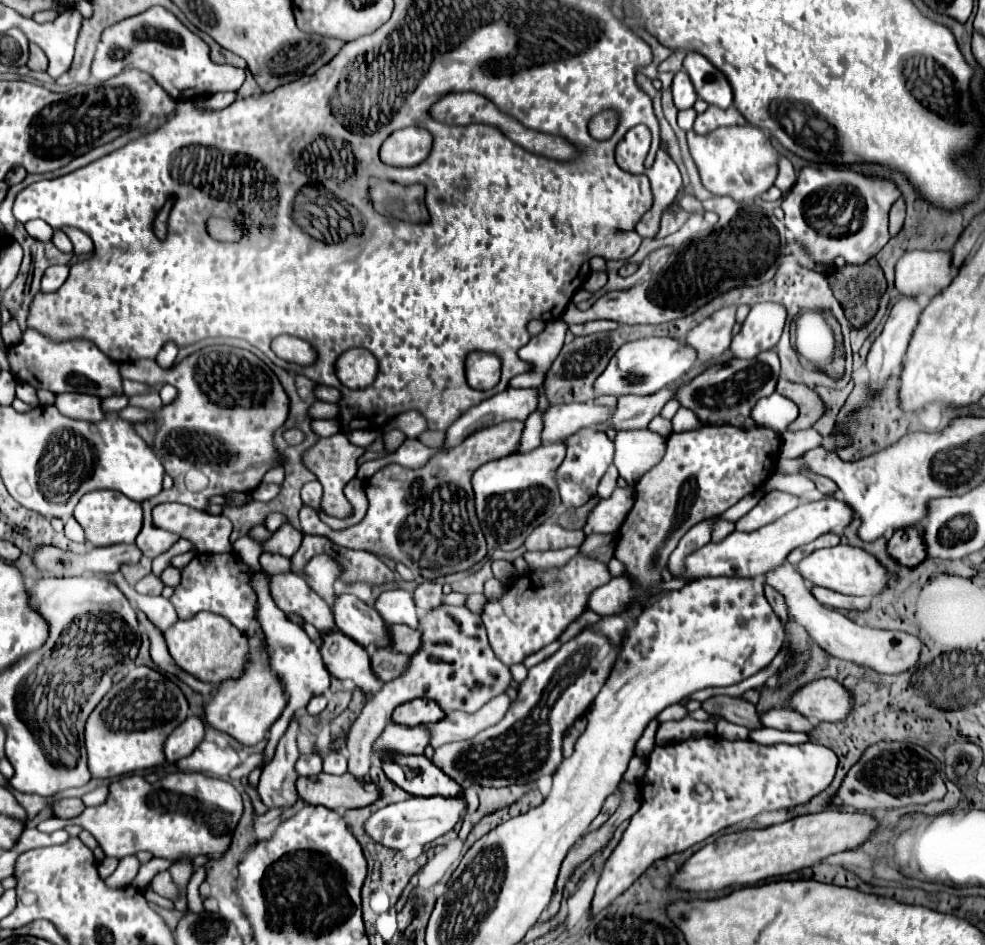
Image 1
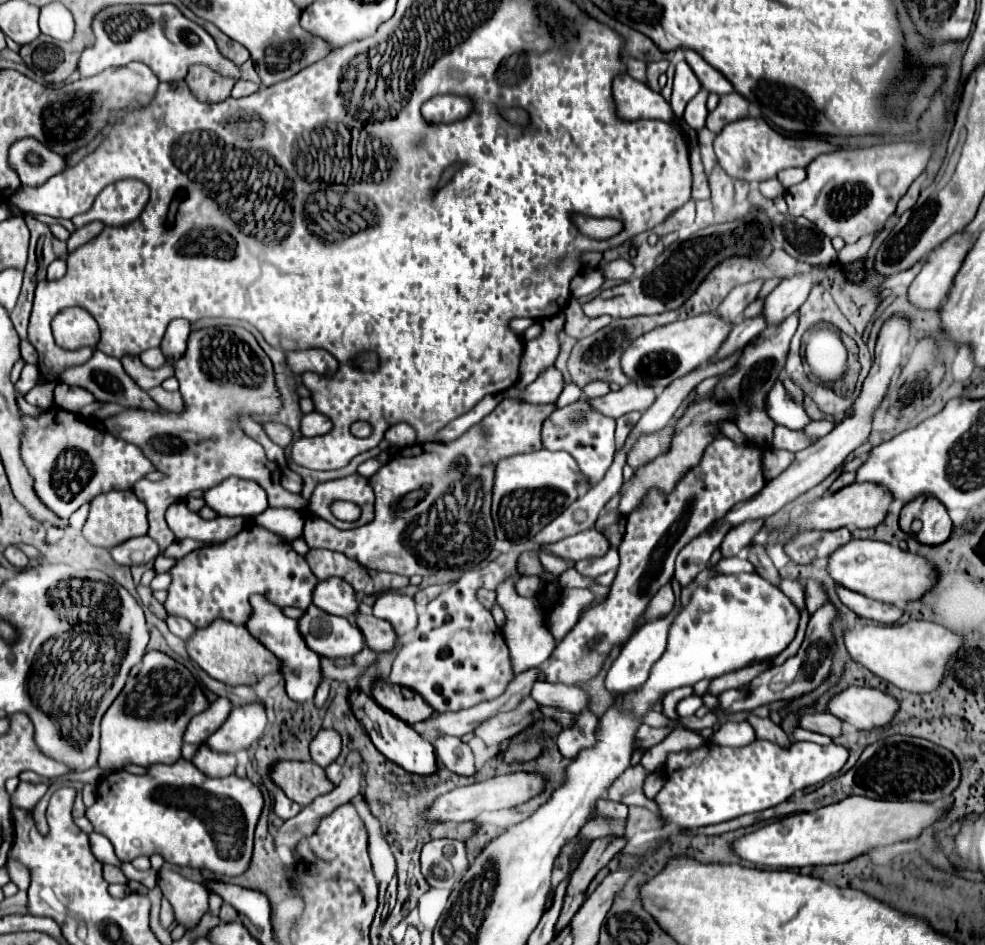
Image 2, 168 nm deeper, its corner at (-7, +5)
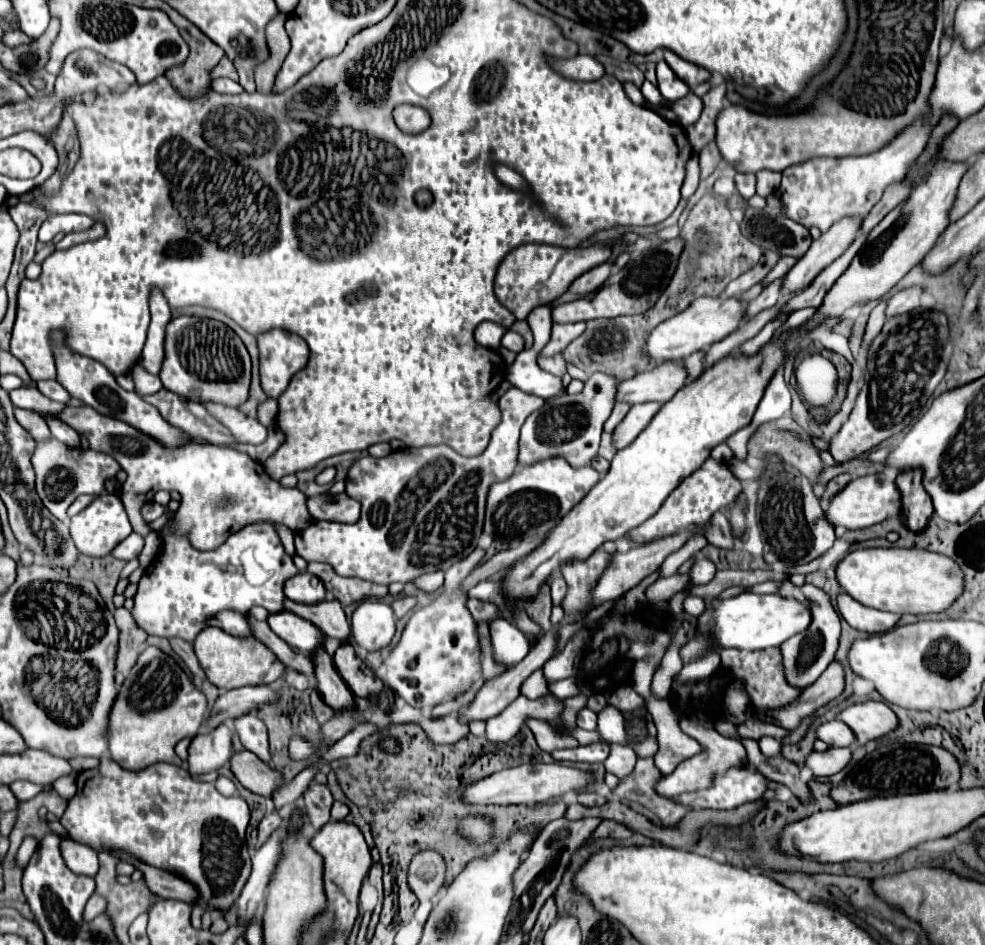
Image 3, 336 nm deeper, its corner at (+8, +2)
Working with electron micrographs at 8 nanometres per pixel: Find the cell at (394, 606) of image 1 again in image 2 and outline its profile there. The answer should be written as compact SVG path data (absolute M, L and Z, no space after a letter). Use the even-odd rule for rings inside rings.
M396 591L382 593L374 603L374 615L392 623L398 637L410 633L416 627L414 599Z

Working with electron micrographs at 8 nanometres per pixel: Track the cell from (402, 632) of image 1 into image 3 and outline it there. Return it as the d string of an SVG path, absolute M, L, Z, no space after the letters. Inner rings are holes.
M285 600L285 610L295 612L297 616L303 616L305 620L313 620L321 632L327 636L339 640L341 644L351 642L351 624L337 600L325 600L321 604L293 604L291 600Z

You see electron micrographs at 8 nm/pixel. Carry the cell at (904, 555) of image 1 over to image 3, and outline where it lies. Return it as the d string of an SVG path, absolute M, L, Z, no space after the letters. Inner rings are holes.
M911 470L899 474L897 488L901 492L901 516L905 528L911 532L923 532L933 516L933 504L921 486L921 472Z

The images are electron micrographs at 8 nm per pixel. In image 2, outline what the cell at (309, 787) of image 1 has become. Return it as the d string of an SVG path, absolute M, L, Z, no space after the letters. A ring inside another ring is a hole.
M276 761L268 777L276 787L280 787L292 801L298 805L312 803L318 795L330 793L334 785L326 779L324 769L316 763L302 763L302 761Z

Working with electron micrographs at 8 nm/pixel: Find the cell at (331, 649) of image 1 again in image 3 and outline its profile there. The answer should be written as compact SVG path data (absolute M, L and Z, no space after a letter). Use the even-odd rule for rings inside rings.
M285 610L269 616L271 630L285 640L291 648L297 648L303 654L313 654L317 648L325 644L325 634L309 620Z

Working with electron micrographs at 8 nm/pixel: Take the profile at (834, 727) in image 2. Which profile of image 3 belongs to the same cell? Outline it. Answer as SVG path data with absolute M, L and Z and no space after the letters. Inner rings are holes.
M831 720L831 722L825 722L821 724L817 730L815 730L817 738L827 742L829 746L851 746L855 744L855 736L849 728L845 728L845 724L841 720Z

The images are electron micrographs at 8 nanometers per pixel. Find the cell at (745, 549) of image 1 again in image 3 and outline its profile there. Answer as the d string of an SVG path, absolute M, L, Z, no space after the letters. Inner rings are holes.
M869 474L869 476L851 480L847 488L843 488L837 496L833 496L833 502L829 502L825 510L825 516L833 526L859 530L859 528L879 524L889 516L897 516L899 512L901 512L901 500L899 500L899 490L895 482L885 474Z

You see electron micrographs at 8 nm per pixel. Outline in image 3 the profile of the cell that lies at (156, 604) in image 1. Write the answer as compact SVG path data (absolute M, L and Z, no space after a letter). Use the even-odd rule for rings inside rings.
M169 638L169 642L171 642L173 652L175 652L175 654L187 664L187 668L193 672L195 680L201 680L201 678L203 678L203 672L201 672L199 664L197 664L197 658L195 658L195 654L193 654L193 646L191 646L189 642L181 640L181 638Z

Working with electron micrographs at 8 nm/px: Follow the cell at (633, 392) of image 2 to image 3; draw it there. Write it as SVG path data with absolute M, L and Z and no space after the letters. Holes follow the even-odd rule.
M669 362L659 364L645 374L637 374L617 386L615 402L625 402L629 406L643 402L667 402L687 380L683 364Z

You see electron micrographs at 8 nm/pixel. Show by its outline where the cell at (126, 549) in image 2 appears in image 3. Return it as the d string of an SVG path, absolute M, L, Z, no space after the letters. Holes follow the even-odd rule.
M131 532L131 536L129 536L127 540L119 542L119 544L113 548L111 556L117 558L117 560L129 562L129 560L137 558L137 556L141 554L141 550L143 550L143 536L137 534L137 532Z

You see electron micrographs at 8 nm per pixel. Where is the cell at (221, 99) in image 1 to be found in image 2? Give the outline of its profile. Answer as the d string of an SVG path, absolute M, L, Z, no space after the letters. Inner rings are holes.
M238 79L236 81L236 85L234 85L234 89L232 89L232 97L242 97L242 95L252 95L252 93L256 93L258 91L258 83L252 83L252 81L242 81L242 79Z

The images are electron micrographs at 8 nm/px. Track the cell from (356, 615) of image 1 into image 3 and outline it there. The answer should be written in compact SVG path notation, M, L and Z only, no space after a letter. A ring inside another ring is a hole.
M297 574L285 582L285 596L299 604L319 604L325 600L325 586L313 574Z

